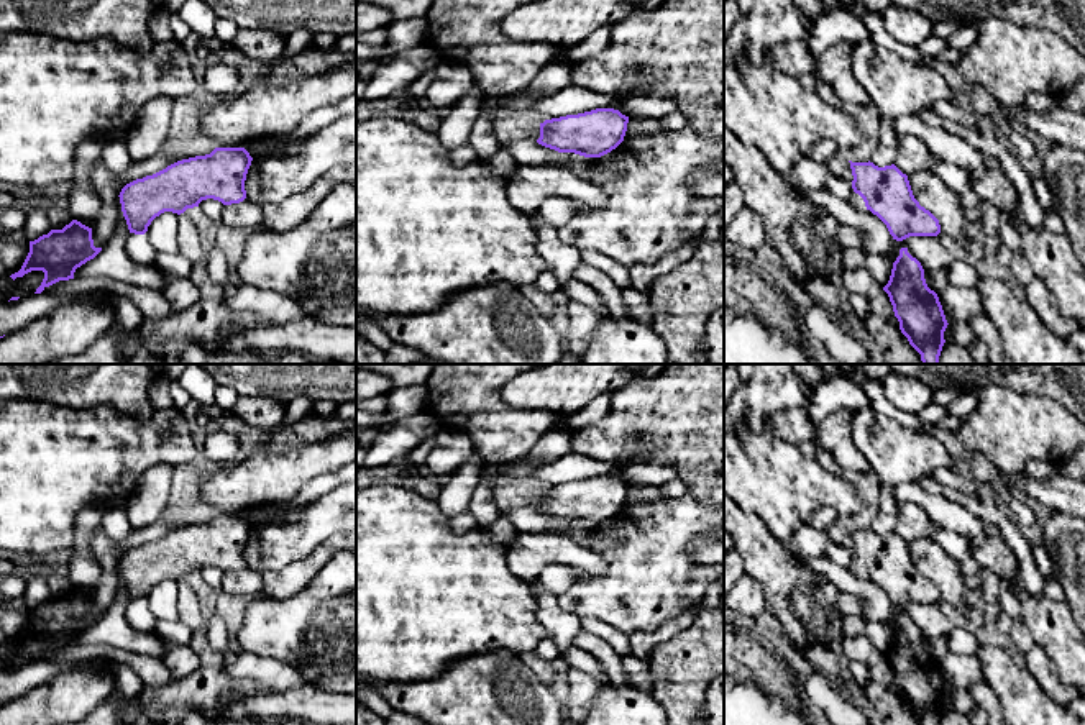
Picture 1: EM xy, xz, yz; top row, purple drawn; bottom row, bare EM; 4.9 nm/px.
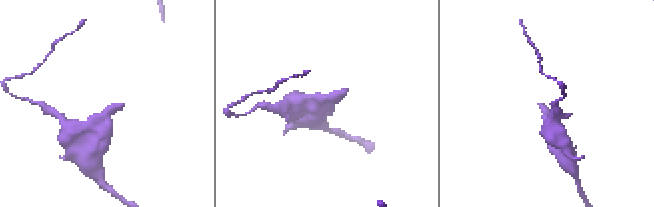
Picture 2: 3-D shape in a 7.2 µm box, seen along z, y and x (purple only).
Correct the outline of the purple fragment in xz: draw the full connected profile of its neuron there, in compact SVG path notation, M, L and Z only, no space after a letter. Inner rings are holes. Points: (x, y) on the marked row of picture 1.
M614 108L566 115L540 123L538 144L558 153L601 157L616 149L625 136L629 116Z

